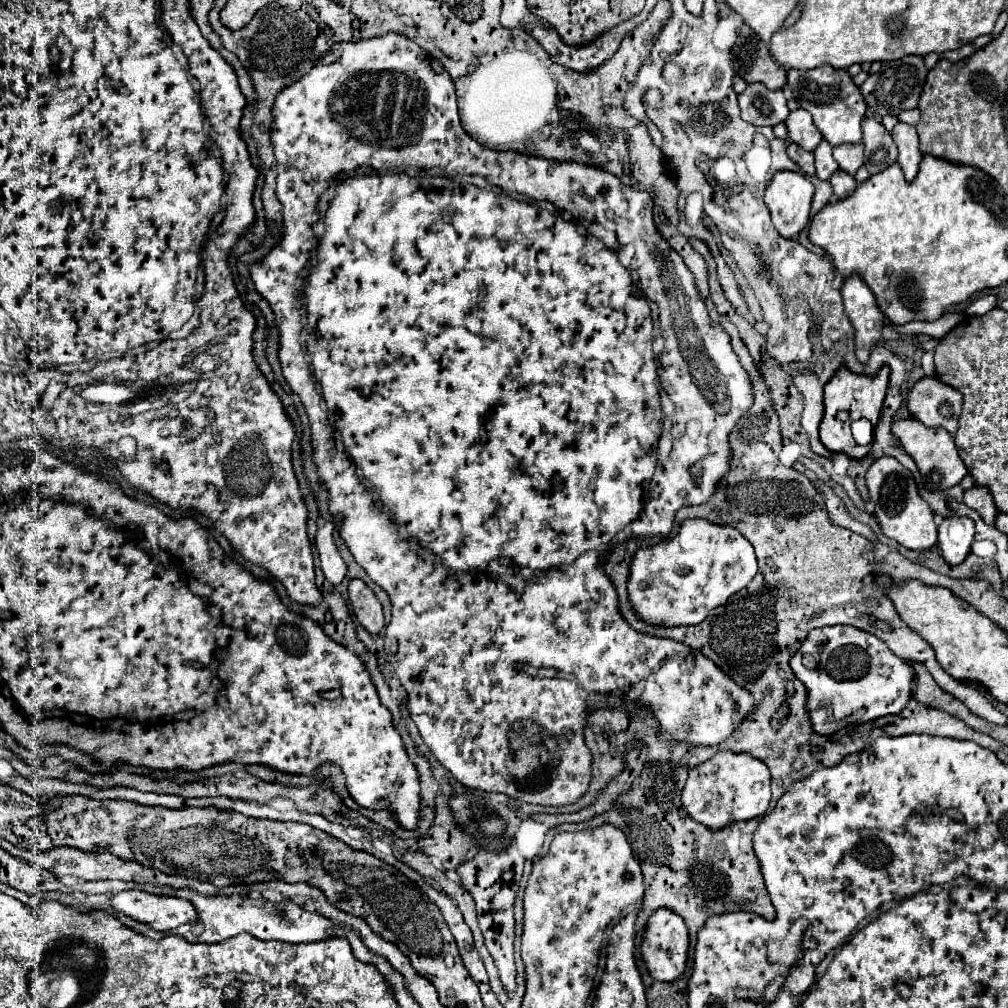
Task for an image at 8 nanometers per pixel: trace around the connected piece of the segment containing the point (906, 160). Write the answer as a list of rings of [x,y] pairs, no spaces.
[[[897,123],[895,129],[893,129],[893,139],[895,139],[895,145],[899,149],[899,159],[897,163],[901,165],[903,173],[905,173],[905,179],[911,183],[919,171],[919,163],[923,159],[921,151],[919,151],[919,137],[917,137],[917,131],[913,125],[907,125],[907,123]]]

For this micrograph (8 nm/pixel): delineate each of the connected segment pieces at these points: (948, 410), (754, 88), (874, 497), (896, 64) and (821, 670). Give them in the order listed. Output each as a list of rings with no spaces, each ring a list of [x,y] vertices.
[[[923,377],[917,381],[907,397],[907,409],[915,419],[927,427],[943,427],[951,435],[959,429],[963,395],[939,383],[937,377]]]
[[[761,83],[747,85],[747,89],[739,95],[741,117],[753,125],[775,127],[777,123],[785,123],[789,117],[789,107],[783,91],[767,91]]]
[[[881,457],[869,467],[865,481],[867,481],[869,497],[875,503],[873,515],[877,517],[879,527],[885,537],[895,539],[899,541],[899,545],[913,549],[913,551],[925,551],[937,543],[937,525],[933,521],[933,511],[919,497],[917,485],[909,469],[905,469],[893,457]]]
[[[905,55],[903,59],[891,61],[891,63],[883,63],[879,73],[873,73],[865,79],[865,83],[861,85],[861,93],[865,97],[865,103],[869,105],[869,109],[873,109],[879,117],[885,115],[899,115],[905,109],[915,109],[925,85],[929,69],[923,63],[923,57],[919,55]]]
[[[833,625],[809,631],[789,665],[807,689],[807,711],[813,731],[819,735],[833,735],[847,725],[899,715],[911,699],[913,667],[893,655],[879,637],[857,627]]]

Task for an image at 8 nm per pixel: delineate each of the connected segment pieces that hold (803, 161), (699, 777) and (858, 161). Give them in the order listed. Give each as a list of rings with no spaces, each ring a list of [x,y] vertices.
[[[791,143],[789,145],[789,157],[807,173],[807,175],[815,175],[815,159],[813,159],[813,153],[801,149],[799,145]]]
[[[719,751],[705,763],[693,767],[683,789],[683,807],[695,821],[707,825],[709,829],[721,829],[735,821],[763,817],[767,813],[769,801],[771,775],[767,765],[749,753],[735,751]]]
[[[851,143],[837,145],[837,147],[833,147],[833,155],[835,155],[835,161],[839,163],[839,167],[843,171],[847,171],[849,175],[855,175],[857,169],[865,161],[865,157],[863,157],[863,145],[861,143],[857,143],[857,145],[851,145]]]

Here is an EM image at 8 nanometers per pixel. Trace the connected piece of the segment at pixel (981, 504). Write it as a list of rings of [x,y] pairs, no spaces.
[[[971,487],[971,489],[967,489],[965,495],[963,495],[963,503],[967,507],[975,509],[987,525],[993,525],[995,523],[997,507],[995,507],[991,495],[987,493],[987,489],[983,489],[983,487]]]

